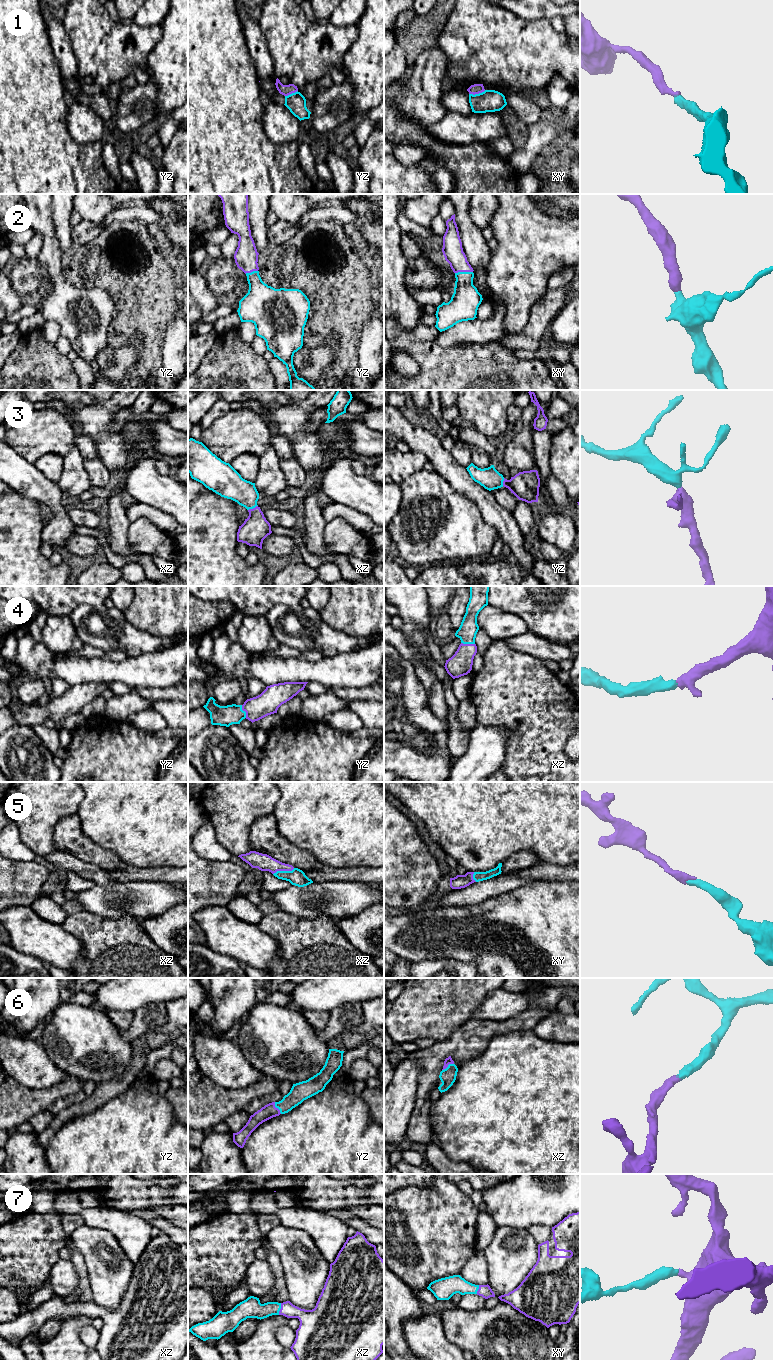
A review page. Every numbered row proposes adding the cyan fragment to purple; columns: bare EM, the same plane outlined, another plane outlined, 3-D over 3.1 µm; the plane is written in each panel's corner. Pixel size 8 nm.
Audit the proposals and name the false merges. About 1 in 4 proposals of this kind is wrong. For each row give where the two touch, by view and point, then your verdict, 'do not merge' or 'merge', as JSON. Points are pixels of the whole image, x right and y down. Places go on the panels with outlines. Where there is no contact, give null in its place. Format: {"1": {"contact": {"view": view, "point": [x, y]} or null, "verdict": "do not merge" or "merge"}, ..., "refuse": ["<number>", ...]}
{"1": {"contact": {"view": "xy", "point": [477, 93]}, "verdict": "do not merge"}, "2": {"contact": {"view": "xy", "point": [463, 271]}, "verdict": "merge"}, "3": {"contact": {"view": "xz", "point": [253, 508]}, "verdict": "merge"}, "4": {"contact": {"view": "yz", "point": [244, 710]}, "verdict": "merge"}, "5": {"contact": {"view": "xz", "point": [283, 870]}, "verdict": "merge"}, "6": {"contact": {"view": "yz", "point": [277, 1108]}, "verdict": "merge"}, "7": {"contact": {"view": "xz", "point": [280, 1309]}, "verdict": "merge"}, "refuse": ["1"]}

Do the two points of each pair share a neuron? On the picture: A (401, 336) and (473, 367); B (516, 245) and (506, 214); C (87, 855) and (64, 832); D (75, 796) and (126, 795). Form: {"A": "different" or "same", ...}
{"A": "same", "B": "same", "C": "same", "D": "different"}

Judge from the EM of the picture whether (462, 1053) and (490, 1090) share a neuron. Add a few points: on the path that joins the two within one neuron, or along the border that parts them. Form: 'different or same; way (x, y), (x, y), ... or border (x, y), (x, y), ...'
different; border (487, 1046), (481, 1053), (462, 1062), (457, 1067)

